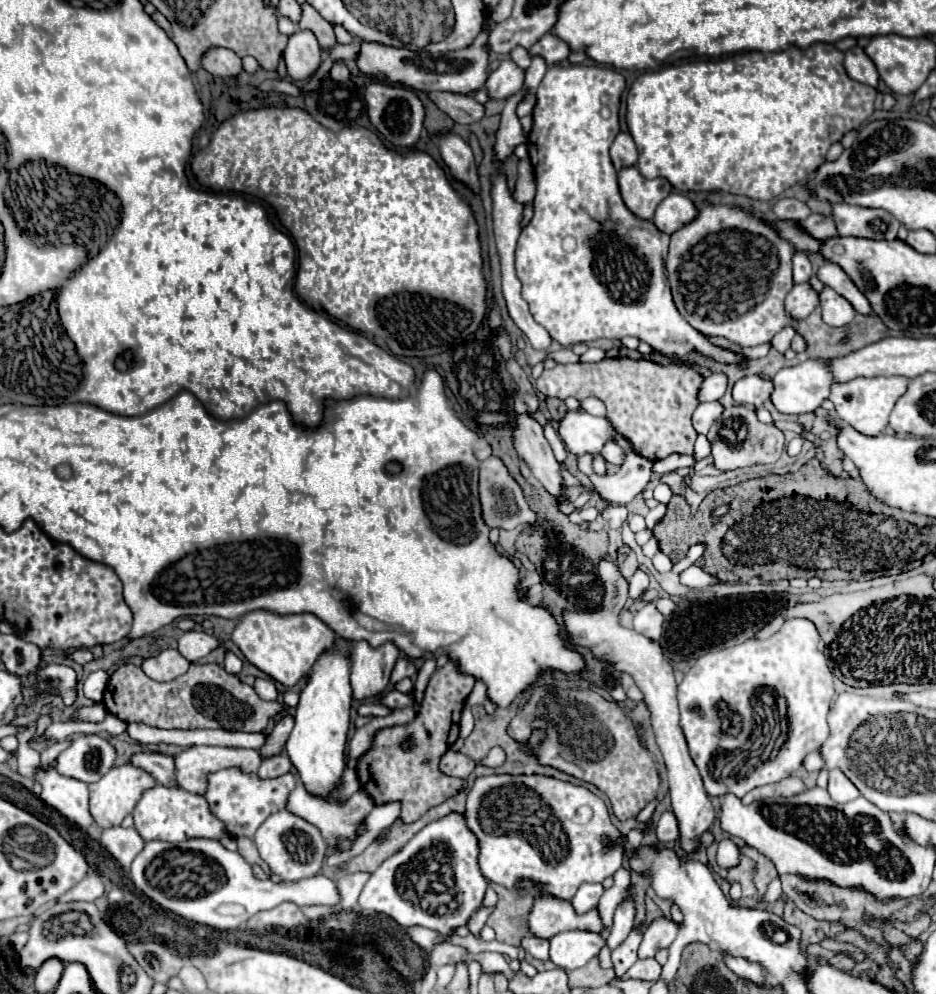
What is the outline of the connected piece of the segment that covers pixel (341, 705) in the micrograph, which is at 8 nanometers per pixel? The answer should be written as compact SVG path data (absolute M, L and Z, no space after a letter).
M339 640L335 650L325 652L311 670L311 680L301 692L301 700L295 712L295 728L285 742L285 752L297 768L307 792L321 796L329 802L343 804L335 798L341 790L341 778L347 766L347 732L351 710L351 686L349 686L349 652L351 642Z

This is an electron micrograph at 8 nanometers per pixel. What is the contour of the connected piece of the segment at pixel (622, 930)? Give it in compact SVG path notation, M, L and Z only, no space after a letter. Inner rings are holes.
M629 898L621 902L615 910L613 928L611 928L611 934L607 936L607 946L615 950L629 936L629 932L633 930L633 924L635 924L635 906L633 906L633 900Z

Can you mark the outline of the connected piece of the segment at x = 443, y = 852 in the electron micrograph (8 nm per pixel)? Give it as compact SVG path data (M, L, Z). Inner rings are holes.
M451 812L421 828L397 854L387 858L373 872L373 876L369 878L369 882L365 884L359 896L359 906L367 914L373 914L373 912L387 914L407 928L421 926L421 928L439 932L443 936L451 936L455 928L467 926L471 914L481 910L487 886L489 882L479 870L479 840L469 830L467 816L461 812Z

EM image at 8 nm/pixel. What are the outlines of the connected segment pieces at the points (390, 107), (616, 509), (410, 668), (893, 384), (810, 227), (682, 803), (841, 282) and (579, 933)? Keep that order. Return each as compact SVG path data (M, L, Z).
M371 84L365 90L365 100L367 100L367 114L369 122L375 126L375 130L393 146L403 146L403 148L415 148L421 130L423 130L423 104L421 100L407 90L405 86L383 86L383 84Z
M609 506L601 512L603 520L609 524L609 528L621 528L621 524L627 520L627 508L625 506Z
M399 658L397 660L397 664L393 668L393 674L391 674L391 682L397 684L403 678L415 678L415 666L409 658Z
M903 376L857 378L857 380L851 380L851 382L845 382L845 384L833 384L829 400L835 404L837 416L841 420L845 420L853 428L857 428L861 434L877 436L889 424L889 414L893 410L893 404L905 392L905 384L909 384L909 380L905 380Z
M811 214L807 220L803 220L803 226L815 238L827 238L833 232L837 232L837 226L835 226L835 220L831 214L827 214L827 216Z
M625 544L619 549L619 559L614 561L603 560L599 564L599 576L605 584L605 602L603 610L583 610L583 612L565 612L565 630L571 638L571 644L575 646L587 646L591 648L603 662L613 664L621 672L629 672L641 692L645 694L645 704L651 710L651 724L657 736L657 744L661 748L661 754L665 758L667 774L669 774L669 794L671 794L671 810L677 818L679 824L679 840L681 840L681 850L685 858L691 854L699 852L701 848L701 836L703 832L709 830L713 824L715 812L711 806L711 800L703 788L701 776L689 756L685 736L679 728L679 710L677 710L677 700L675 700L675 672L673 664L663 656L661 644L653 638L647 638L645 634L639 634L635 630L627 630L617 624L617 614L621 610L621 598L623 594L623 584L625 578L619 572L619 566L622 566L624 558L629 553L629 547Z
M825 262L821 268L819 268L819 280L825 282L827 286L831 286L837 294L841 294L843 298L847 298L851 302L851 306L863 314L863 316L873 316L873 308L869 304L869 300L865 298L865 294L853 284L853 280L849 280L849 276L833 262Z
M569 930L555 934L549 944L549 960L559 968L573 970L595 958L605 940L591 930Z

